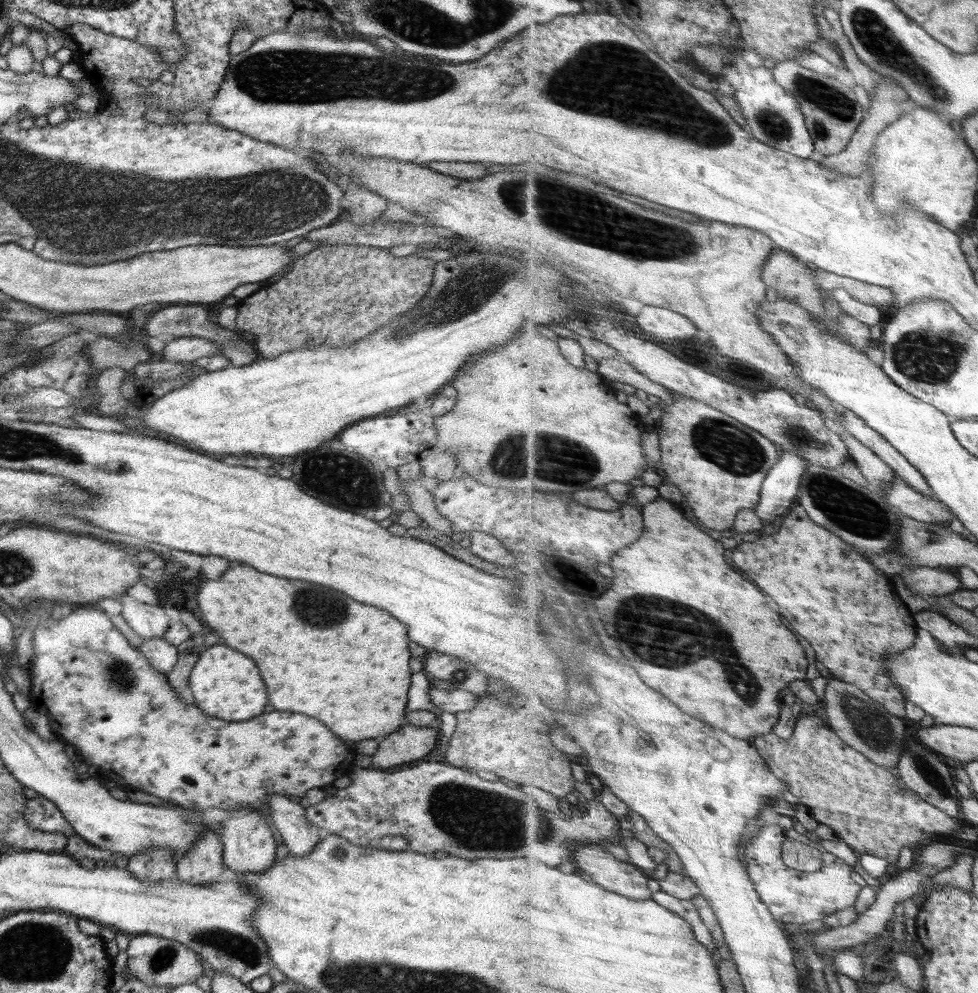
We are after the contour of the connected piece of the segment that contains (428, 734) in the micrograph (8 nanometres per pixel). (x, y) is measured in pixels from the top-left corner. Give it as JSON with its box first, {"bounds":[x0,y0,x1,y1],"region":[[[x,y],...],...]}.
{"bounds":[372,725,436,770],"region":[[[402,725],[394,734],[384,740],[379,739],[376,753],[372,755],[372,763],[381,770],[418,760],[426,756],[436,744],[436,729]]]}

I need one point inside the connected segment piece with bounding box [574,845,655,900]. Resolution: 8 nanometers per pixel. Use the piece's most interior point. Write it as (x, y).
(627, 879)

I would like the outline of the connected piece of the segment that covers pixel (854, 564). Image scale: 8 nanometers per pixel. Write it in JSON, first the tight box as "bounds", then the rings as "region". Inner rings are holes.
{"bounds":[734,504,920,716],"region":[[[797,504],[784,517],[778,533],[763,533],[757,541],[738,545],[734,564],[776,598],[790,626],[814,644],[818,660],[828,666],[834,677],[859,686],[892,714],[906,716],[908,698],[890,676],[884,658],[914,649],[920,629],[916,614],[906,606],[896,588],[892,590],[892,582],[882,576],[882,569],[860,556],[852,544],[816,524],[804,507]],[[856,590],[866,592],[862,592],[862,598],[856,598]]]}

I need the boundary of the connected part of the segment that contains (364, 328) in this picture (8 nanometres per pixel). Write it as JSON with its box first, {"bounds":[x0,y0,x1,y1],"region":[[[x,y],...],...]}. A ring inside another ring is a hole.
{"bounds":[236,245,435,359],"region":[[[320,245],[297,258],[288,272],[236,304],[236,329],[248,332],[260,359],[274,359],[280,354],[318,344],[345,346],[388,326],[392,318],[412,310],[431,289],[435,262],[406,255],[394,257],[388,249],[364,245]]]}

